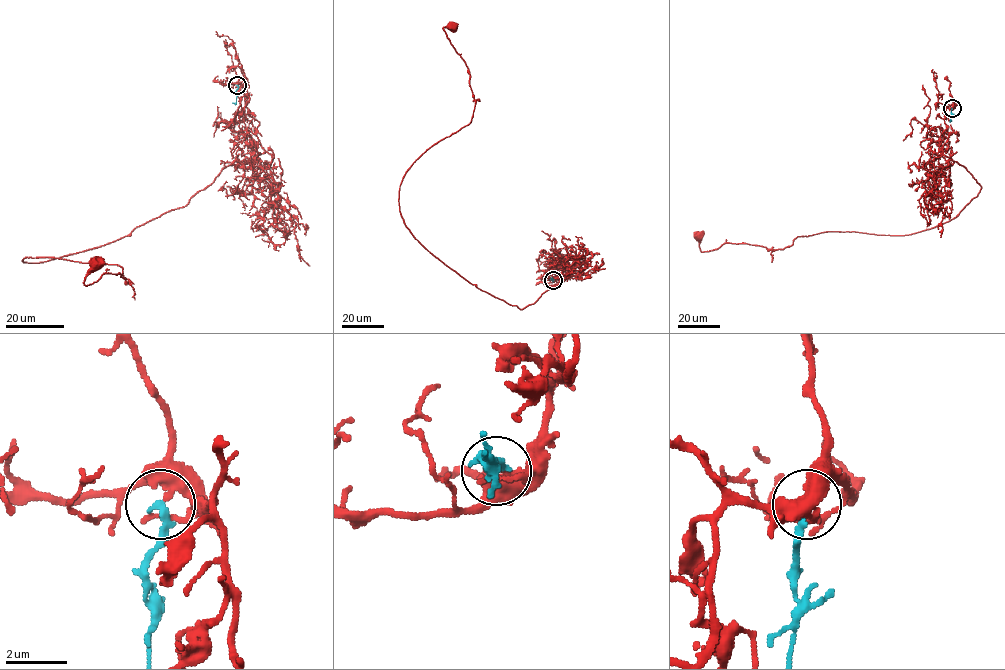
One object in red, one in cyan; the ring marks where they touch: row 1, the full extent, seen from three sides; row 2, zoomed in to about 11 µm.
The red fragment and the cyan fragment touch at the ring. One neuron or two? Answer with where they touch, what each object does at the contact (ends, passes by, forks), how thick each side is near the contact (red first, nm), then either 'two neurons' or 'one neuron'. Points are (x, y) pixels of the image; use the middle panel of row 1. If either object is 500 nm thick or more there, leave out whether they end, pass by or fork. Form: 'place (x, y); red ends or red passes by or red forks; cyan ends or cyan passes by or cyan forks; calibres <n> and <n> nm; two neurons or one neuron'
place (553, 280); red ends; cyan ends; calibres 400 and 260 nm; one neuron

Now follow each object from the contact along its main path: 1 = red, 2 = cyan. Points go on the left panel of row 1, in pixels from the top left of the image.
1: (237, 85), (262, 153), (128, 235), (22, 261), (117, 264), (129, 283), (104, 273), (86, 285), (97, 262)
2: (237, 85), (236, 102), (232, 103)

